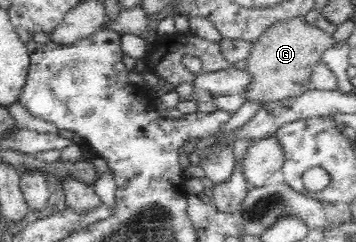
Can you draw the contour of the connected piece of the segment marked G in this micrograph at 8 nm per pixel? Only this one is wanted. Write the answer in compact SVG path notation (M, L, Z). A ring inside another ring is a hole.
M293 16L273 22L251 44L250 54L246 58L247 72L253 74L253 84L245 95L247 101L279 101L287 97L297 97L309 88L311 72L314 65L321 61L323 53L333 47L333 34L319 29L305 21L305 16Z

